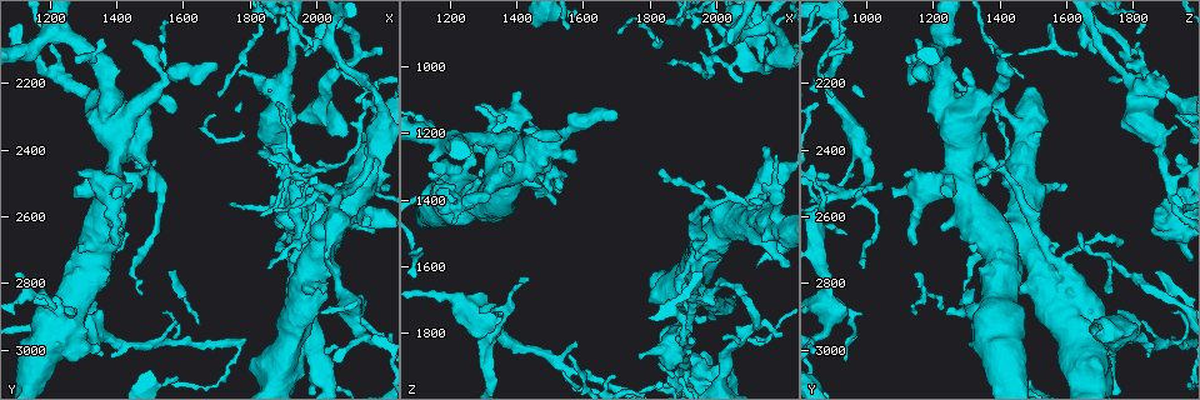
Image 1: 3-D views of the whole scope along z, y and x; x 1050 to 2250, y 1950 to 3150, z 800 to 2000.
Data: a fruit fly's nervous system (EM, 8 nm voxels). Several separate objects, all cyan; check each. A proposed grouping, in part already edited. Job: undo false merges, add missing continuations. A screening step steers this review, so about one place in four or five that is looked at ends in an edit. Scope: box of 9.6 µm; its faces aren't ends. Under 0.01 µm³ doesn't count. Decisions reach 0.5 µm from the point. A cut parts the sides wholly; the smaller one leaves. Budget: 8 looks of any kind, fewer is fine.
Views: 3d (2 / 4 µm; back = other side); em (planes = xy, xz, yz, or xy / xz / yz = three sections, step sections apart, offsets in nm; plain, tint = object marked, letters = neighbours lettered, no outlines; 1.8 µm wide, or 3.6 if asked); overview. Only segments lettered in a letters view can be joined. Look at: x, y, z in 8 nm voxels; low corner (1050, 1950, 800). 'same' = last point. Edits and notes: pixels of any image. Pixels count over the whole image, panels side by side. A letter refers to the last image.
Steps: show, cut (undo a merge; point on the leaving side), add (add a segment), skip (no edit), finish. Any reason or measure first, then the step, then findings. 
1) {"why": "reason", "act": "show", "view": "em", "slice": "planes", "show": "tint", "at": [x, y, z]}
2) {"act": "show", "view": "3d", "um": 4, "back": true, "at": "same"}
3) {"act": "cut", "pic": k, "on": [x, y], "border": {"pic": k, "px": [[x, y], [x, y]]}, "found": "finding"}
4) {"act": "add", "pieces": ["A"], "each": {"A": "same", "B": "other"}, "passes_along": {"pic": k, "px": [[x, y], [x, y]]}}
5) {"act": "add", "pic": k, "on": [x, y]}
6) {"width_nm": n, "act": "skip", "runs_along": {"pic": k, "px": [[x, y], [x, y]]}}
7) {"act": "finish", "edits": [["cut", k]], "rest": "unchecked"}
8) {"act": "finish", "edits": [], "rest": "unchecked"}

{"act": "show", "view": "em", "um": 3.6, "slice": "planes", "show": "plain", "at": [1200, 2870, 1300]}

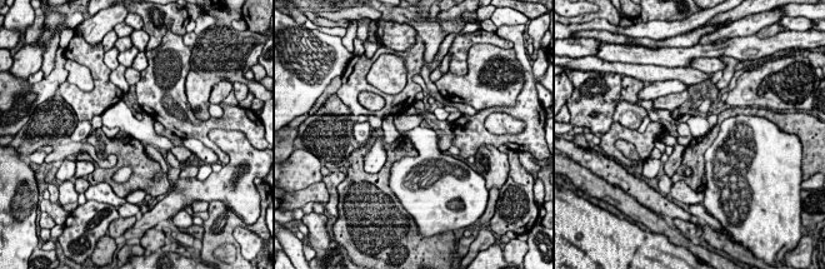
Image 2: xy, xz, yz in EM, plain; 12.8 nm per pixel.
{"why": "what lies round it", "act": "show", "view": "em", "um": 3.6, "slice": "planes", "show": "letters", "at": "same"}

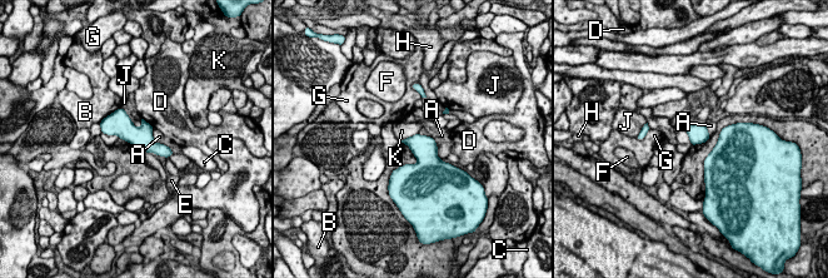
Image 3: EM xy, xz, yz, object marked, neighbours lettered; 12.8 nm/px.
{"act": "skip", "each": {"A": "other", "B": "other", "C": "other", "D": "other", "E": "other", "F": "other", "G": "other", "H": "other", "J": "other", "K": "other"}, "border": {"pic": 3, "px": [[418, 132], [400, 140]]}, "found": "all the same neuron"}

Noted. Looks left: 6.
{"why": "stops while still wide", "act": "show", "view": "em", "slice": "planes", "show": "letters", "at": [1290, 2470, 1110]}

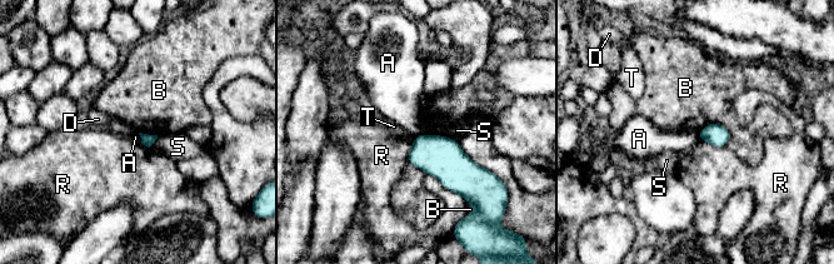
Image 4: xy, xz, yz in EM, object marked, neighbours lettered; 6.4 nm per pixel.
{"act": "skip", "each": {"A": "other", "B": "other", "D": "other", "R": "other", "S": "other", "T": "other"}, "found": "no lettered segment goes on from it"}

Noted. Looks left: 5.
{"why": "tapers out", "act": "show", "view": "em", "slice": "xy", "step": 16, "show": "tint", "at": [1360, 2070, 1150]}

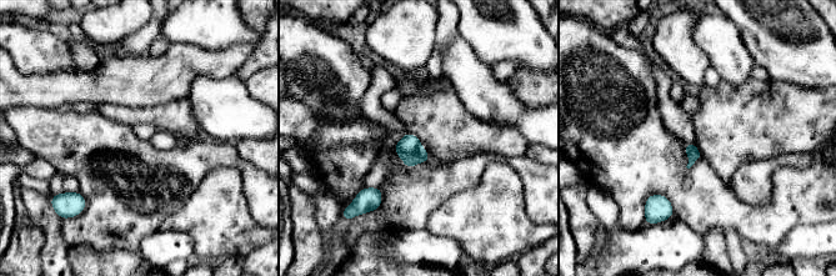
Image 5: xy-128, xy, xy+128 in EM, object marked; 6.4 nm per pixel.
{"act": "show", "view": "em", "slice": "planes", "show": "letters", "at": "same"}

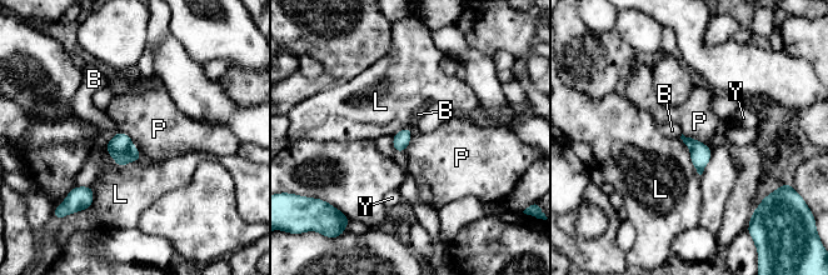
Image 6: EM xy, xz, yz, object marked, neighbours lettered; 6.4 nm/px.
{"width_nm": 110, "act": "skip", "each": {"B": "other", "L": "other", "P": "other", "Y": "other"}, "border": {"pic": 6, "px": [[682, 133], [698, 139], [712, 150]]}, "found": "none of them fits"}

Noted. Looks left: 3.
{"act": "finish", "edits": [], "rest": "unchecked"}

